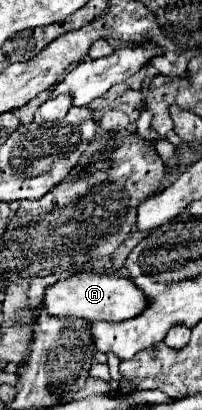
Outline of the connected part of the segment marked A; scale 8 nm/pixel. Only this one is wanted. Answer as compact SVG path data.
M79 271L69 279L57 281L53 287L45 291L43 307L55 317L83 317L87 321L127 321L145 311L147 295L125 277L115 273L85 273Z

